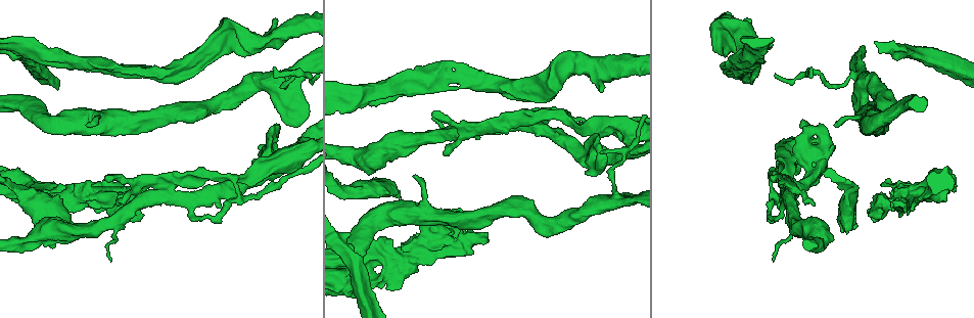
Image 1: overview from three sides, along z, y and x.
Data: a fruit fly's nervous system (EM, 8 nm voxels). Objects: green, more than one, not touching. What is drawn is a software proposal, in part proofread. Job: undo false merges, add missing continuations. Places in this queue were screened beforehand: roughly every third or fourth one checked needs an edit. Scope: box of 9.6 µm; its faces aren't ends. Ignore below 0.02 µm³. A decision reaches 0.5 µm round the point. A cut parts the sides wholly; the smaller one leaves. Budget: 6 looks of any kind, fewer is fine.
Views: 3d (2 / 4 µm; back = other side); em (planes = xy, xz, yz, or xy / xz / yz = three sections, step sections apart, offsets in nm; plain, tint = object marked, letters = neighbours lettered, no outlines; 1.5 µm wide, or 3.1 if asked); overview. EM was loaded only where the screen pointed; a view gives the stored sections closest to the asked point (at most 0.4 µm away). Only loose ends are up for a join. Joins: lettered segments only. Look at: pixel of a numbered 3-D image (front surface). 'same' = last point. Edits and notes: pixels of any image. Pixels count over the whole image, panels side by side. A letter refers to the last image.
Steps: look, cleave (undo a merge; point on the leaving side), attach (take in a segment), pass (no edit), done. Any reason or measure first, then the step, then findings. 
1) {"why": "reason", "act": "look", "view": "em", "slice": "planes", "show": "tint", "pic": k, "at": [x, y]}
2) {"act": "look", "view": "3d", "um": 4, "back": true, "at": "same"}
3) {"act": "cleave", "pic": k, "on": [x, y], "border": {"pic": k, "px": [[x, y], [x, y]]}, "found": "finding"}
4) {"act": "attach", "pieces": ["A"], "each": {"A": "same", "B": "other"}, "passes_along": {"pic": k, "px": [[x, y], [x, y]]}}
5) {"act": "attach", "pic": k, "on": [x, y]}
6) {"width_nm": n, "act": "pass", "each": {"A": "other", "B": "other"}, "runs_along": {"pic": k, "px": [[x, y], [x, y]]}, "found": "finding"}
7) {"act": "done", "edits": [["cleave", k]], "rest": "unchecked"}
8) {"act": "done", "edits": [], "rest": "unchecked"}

{"why": "sudden change in width", "act": "look", "view": "em", "slice": "planes", "show": "tint", "pic": 1, "at": [781, 211]}

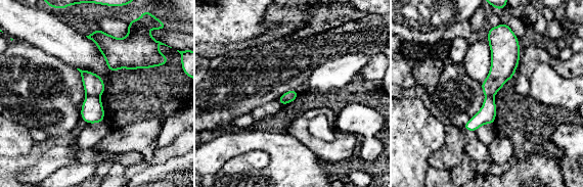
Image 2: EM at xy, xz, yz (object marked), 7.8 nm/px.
{"act": "look", "view": "em", "slice": "planes", "show": "letters", "at": "same"}

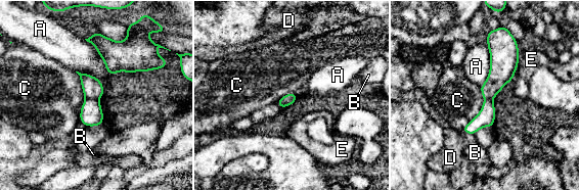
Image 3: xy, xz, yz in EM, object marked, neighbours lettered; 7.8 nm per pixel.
{"width_nm": 90, "act": "cleave", "pic": 3, "on": [92, 88], "each": {"A": "other", "B": "other", "C": "other", "D": "other", "E": "other"}, "border": {"pic": 3, "px": [[86, 98], [97, 100]]}, "found": "two neurons meet here"}

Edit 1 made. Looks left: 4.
{"why": "see it whole again", "act": "look", "view": "overview"}

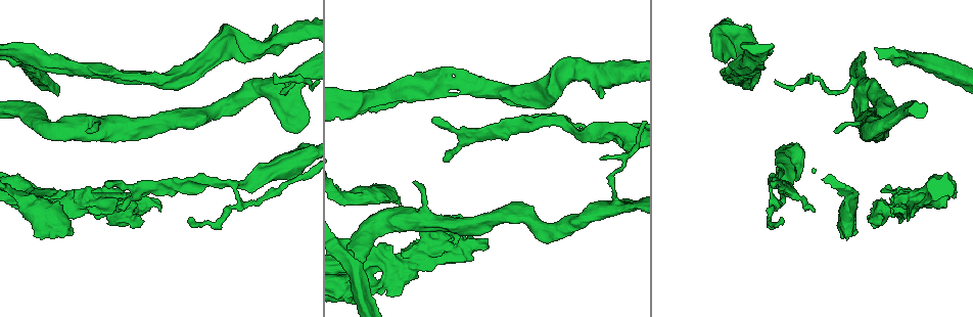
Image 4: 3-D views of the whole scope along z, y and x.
{"why": "thick end", "act": "look", "view": "3d", "um": 4, "pic": 4, "at": [73, 231]}

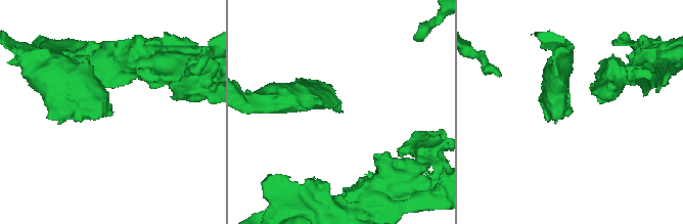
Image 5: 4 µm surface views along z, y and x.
{"why": "now the EM", "act": "look", "view": "em", "slice": "xz", "step": 4, "show": "letters", "pic": 5, "at": [110, 107]}

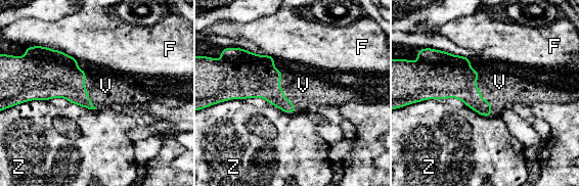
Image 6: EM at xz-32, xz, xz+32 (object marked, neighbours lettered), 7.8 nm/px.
{"act": "attach", "pieces": ["V"], "each": {"F": "other", "V": "same", "Z": "other"}, "passes_along": {"pic": 6, "px": [[447, 76], [477, 87], [499, 82]]}, "found": "the neuron continues"}

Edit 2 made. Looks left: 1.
{"why": "branch point", "act": "look", "view": "em", "slice": "xz", "step": 4, "show": "letters", "pic": 4, "at": [934, 203]}

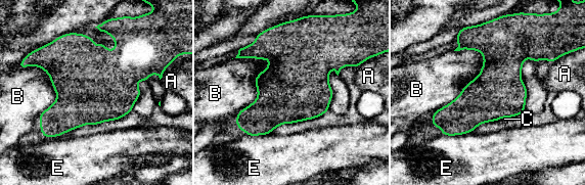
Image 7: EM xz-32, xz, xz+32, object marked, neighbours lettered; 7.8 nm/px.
{"act": "pass", "each": {"A": "other", "B": "other", "C": "other", "E": "other"}, "border": {"pic": 7, "px": [[164, 72], [160, 79]]}, "found": "all the same neuron"}

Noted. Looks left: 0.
{"act": "done", "edits": [["cleave", 3], ["attach", 6]], "rest": "unchecked"}

